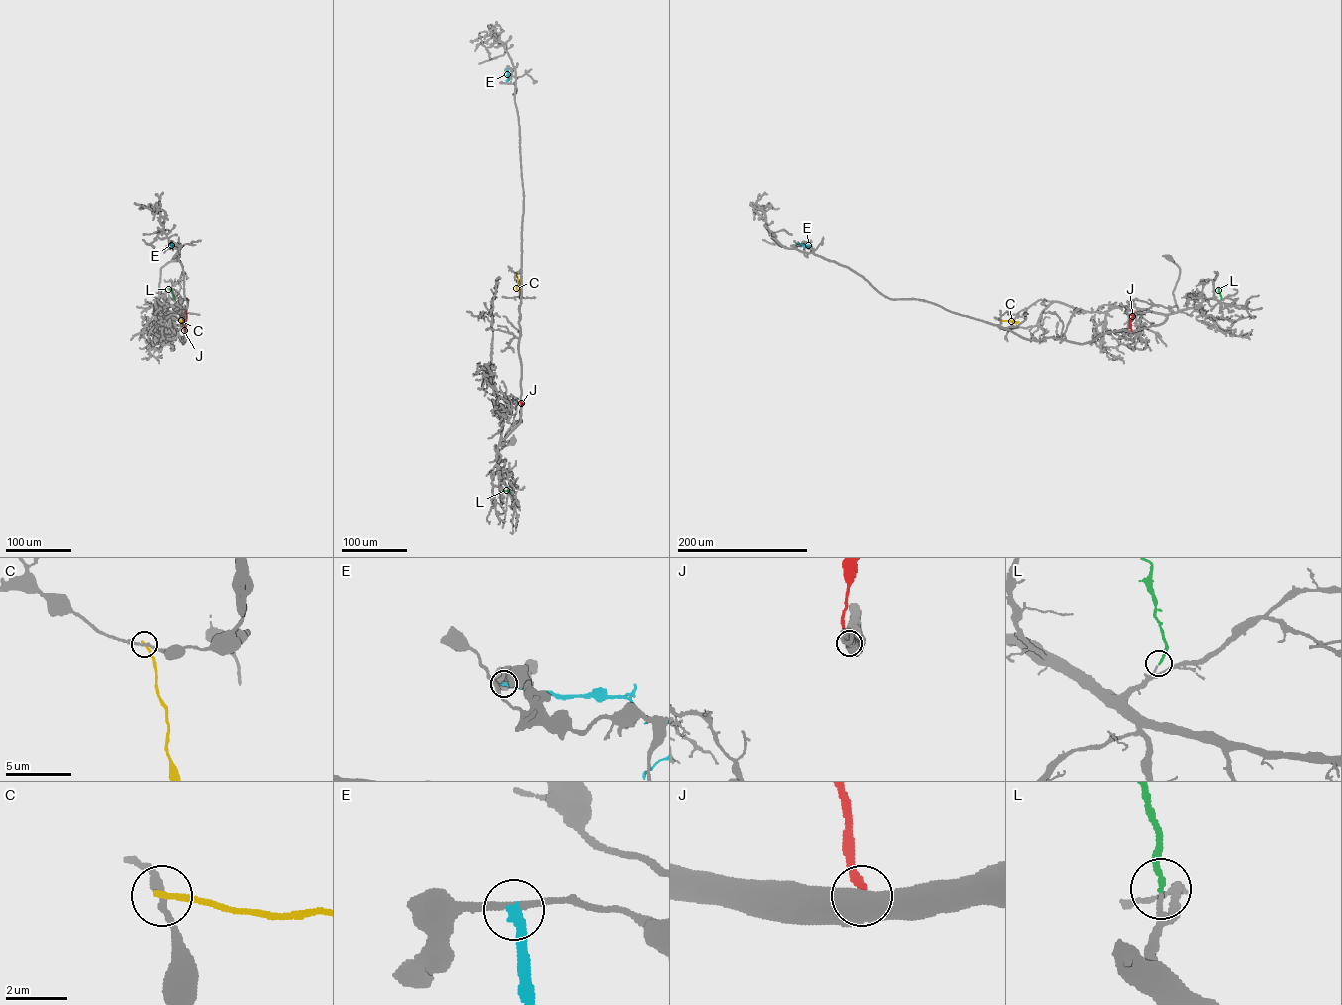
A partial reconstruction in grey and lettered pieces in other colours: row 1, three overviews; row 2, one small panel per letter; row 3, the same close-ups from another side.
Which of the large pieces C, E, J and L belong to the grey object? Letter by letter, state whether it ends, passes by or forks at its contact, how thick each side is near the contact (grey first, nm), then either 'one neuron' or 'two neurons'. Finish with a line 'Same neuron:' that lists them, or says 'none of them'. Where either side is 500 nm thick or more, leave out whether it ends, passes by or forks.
C: it ends; calibres 190 and 200 nm; two neurons
E: it ends; calibres 240 and 260 nm; two neurons
J: calibres 650 and 240 nm; two neurons
L: it ends; calibres 120 and 180 nm; one neuron
Same neuron: L

